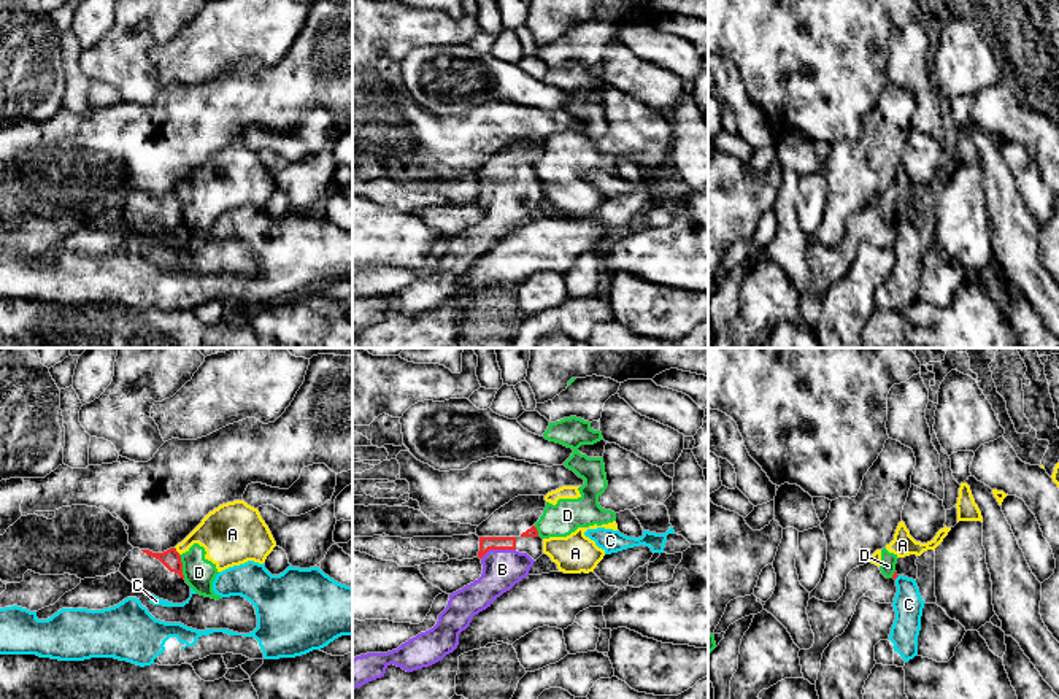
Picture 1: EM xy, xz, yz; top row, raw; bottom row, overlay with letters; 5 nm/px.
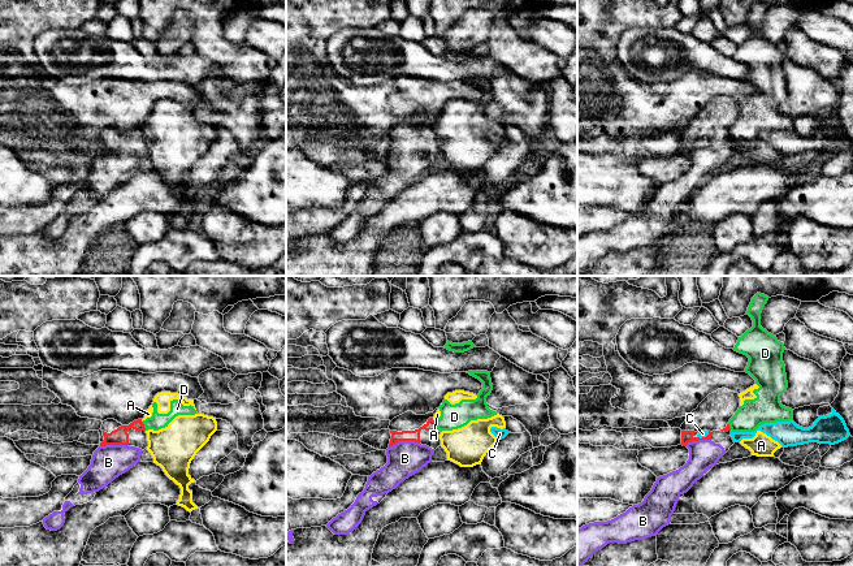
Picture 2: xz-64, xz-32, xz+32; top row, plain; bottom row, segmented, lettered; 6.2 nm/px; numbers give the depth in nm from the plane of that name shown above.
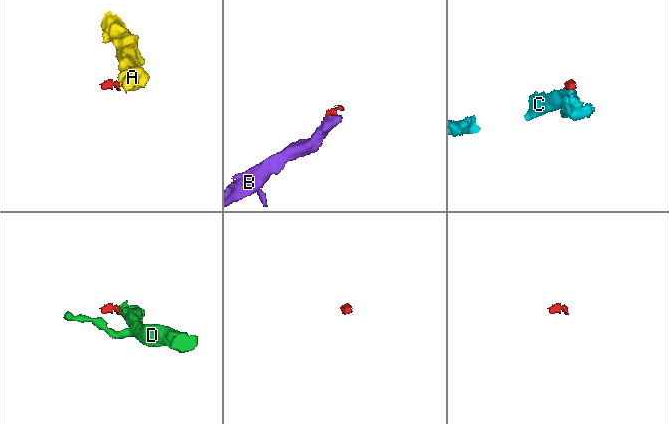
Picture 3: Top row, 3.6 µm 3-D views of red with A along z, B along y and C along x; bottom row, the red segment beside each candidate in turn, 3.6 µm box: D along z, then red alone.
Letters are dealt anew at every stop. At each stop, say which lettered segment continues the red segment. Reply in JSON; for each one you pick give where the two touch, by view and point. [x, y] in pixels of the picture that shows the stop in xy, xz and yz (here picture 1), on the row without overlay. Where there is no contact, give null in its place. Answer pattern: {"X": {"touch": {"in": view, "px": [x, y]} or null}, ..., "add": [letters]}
{"B": {"touch": {"in": "xz", "px": [497, 193]}}, "add": ["B"]}

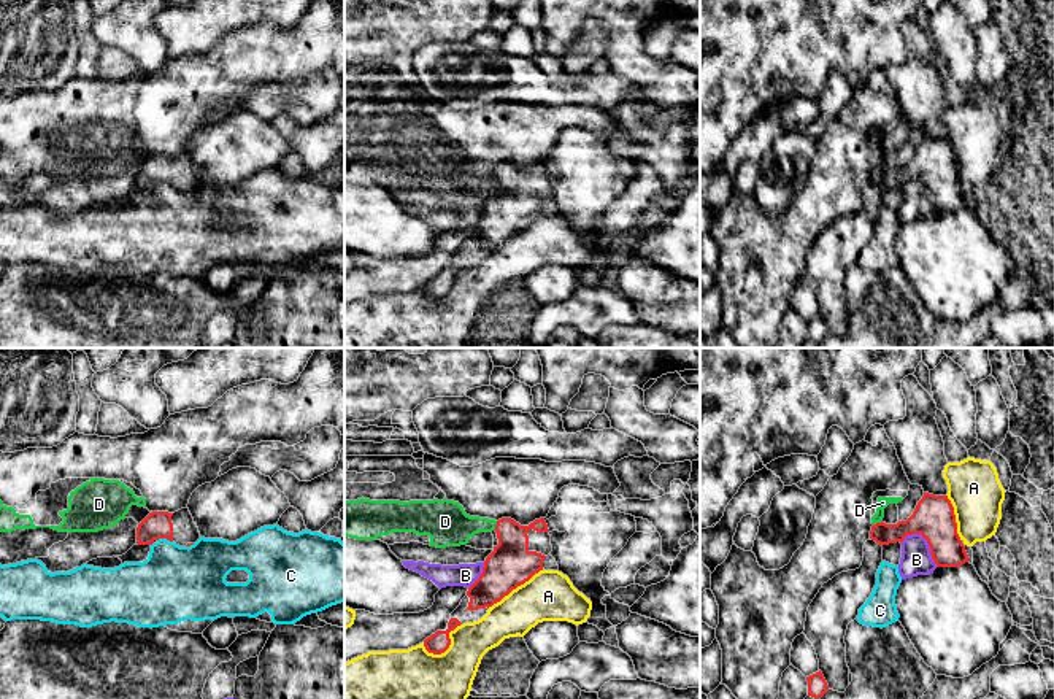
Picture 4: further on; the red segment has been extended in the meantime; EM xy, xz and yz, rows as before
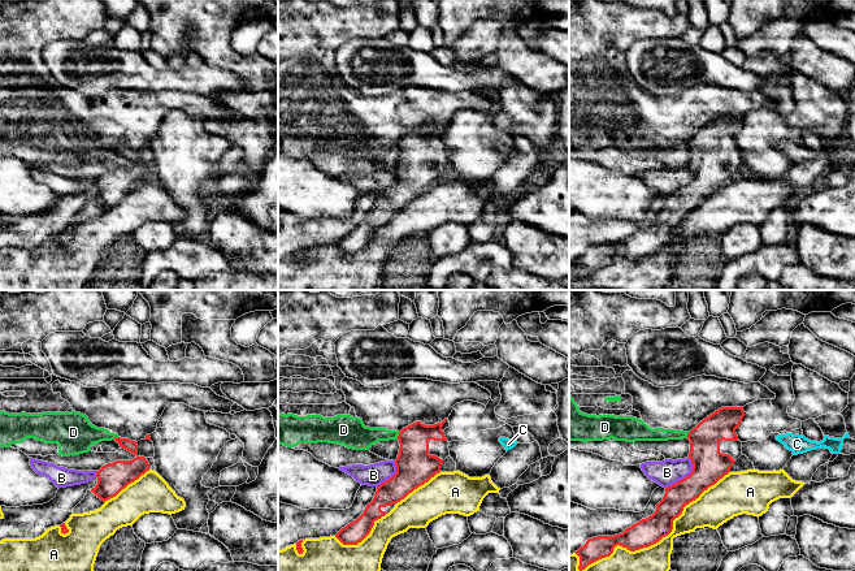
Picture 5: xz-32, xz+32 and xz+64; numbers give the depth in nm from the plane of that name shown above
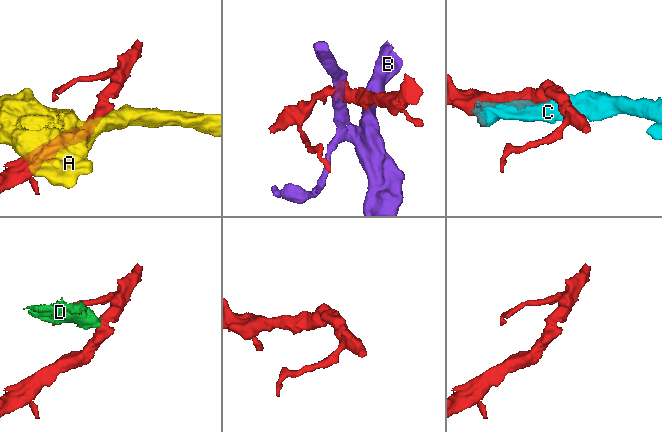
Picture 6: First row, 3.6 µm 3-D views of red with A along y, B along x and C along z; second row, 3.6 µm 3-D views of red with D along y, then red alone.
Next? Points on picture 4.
{"add": []}

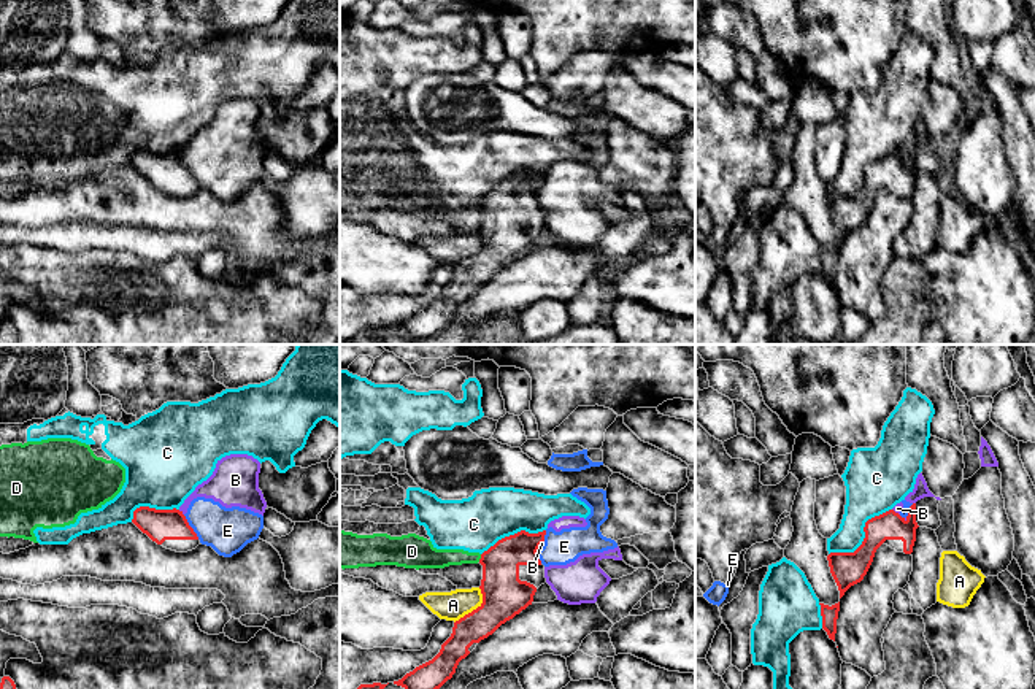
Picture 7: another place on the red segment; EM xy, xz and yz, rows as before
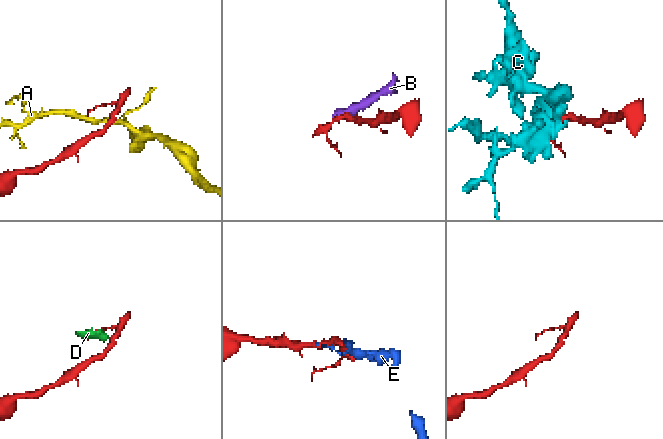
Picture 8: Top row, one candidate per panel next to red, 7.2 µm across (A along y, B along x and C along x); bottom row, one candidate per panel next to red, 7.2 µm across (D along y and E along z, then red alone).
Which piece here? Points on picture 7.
{"add": []}

